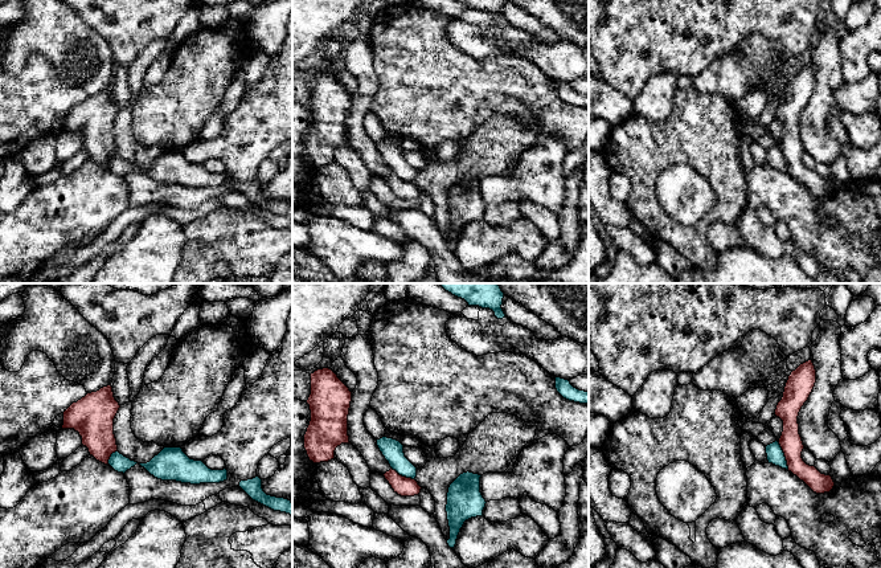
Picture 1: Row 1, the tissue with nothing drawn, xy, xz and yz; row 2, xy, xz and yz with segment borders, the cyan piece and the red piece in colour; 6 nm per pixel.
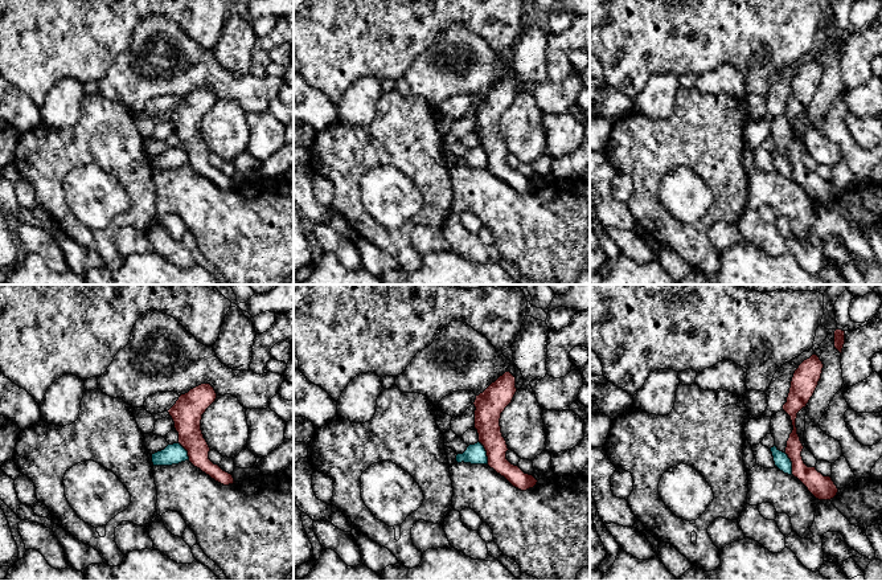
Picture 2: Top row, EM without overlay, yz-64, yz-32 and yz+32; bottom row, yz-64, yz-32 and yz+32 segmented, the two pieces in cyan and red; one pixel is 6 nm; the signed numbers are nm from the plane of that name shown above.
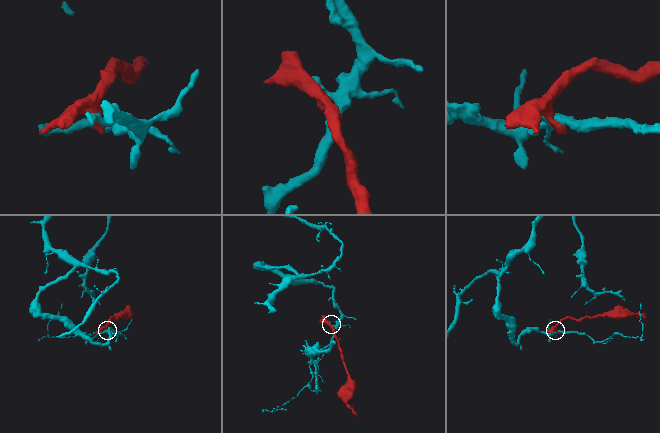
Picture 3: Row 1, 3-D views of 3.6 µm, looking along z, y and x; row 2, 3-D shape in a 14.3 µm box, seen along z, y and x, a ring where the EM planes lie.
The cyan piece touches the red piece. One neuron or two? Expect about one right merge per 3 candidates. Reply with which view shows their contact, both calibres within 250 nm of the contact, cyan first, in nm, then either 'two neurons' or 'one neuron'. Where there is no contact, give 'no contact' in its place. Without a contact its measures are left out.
yz | 110/140 nm | two neurons

